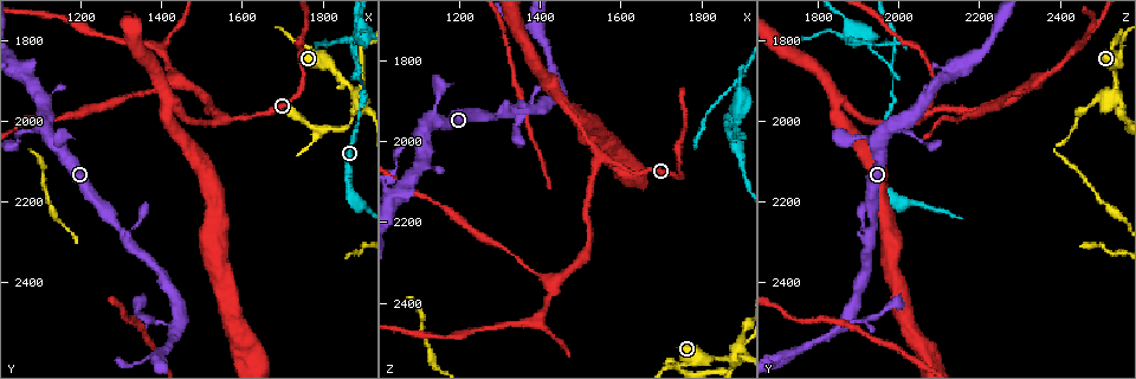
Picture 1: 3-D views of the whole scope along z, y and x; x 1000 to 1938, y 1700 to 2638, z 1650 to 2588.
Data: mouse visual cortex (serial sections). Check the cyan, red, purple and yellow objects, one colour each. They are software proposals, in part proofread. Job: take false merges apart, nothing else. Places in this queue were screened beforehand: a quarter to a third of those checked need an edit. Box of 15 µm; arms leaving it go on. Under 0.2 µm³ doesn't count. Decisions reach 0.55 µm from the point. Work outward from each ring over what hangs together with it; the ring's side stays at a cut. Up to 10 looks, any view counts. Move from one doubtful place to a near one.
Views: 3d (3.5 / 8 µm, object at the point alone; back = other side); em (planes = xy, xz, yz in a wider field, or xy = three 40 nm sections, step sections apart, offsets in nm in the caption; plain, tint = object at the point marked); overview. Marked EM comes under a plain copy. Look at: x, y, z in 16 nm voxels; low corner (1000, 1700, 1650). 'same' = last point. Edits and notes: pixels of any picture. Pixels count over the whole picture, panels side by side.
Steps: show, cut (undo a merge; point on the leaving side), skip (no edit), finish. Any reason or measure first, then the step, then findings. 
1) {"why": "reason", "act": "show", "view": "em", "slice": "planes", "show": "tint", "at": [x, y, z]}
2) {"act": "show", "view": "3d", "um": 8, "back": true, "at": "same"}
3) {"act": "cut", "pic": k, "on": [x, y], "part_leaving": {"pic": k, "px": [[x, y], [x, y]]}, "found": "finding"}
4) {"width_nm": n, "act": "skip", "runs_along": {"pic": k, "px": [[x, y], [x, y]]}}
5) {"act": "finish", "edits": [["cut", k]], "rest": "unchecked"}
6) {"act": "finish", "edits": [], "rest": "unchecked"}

{"why": "three-way junction", "act": "show", "view": "3d", "um": 3.5, "at": [1560, 2000, 2040]}

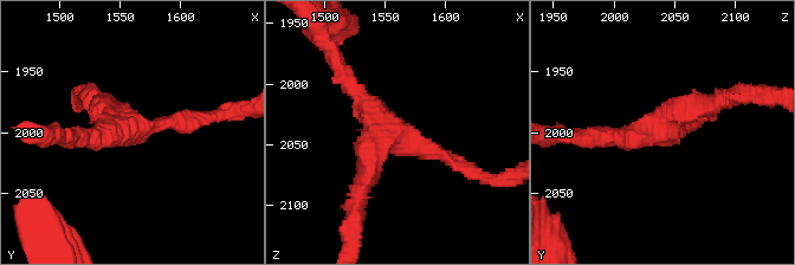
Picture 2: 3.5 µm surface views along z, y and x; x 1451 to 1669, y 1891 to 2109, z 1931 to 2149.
{"arm_widths_nm": [200, 250, 300], "act": "skip", "runs_along": {"pic": 2, "px": [[465, 167], [393, 134], [346, 76]]}, "found": "continuous, no second cell"}

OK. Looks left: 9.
{"why": "three-way junction", "act": "show", "view": "3d", "um": 3.5, "at": [1890, 1870, 1985]}

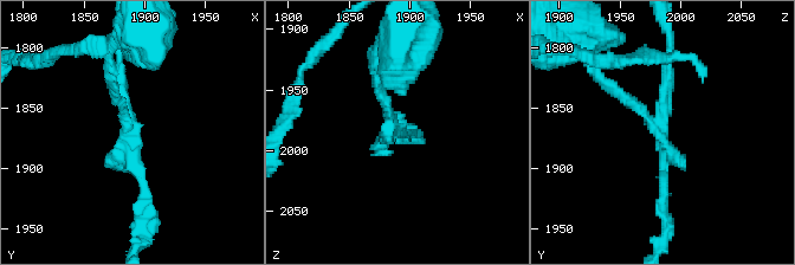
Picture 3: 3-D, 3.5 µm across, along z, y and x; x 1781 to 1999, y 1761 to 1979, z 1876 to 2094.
{"why": "need the tissue", "act": "show", "view": "em", "slice": "xy", "step": 3, "show": "tint", "at": [1886, 1866, 1980]}

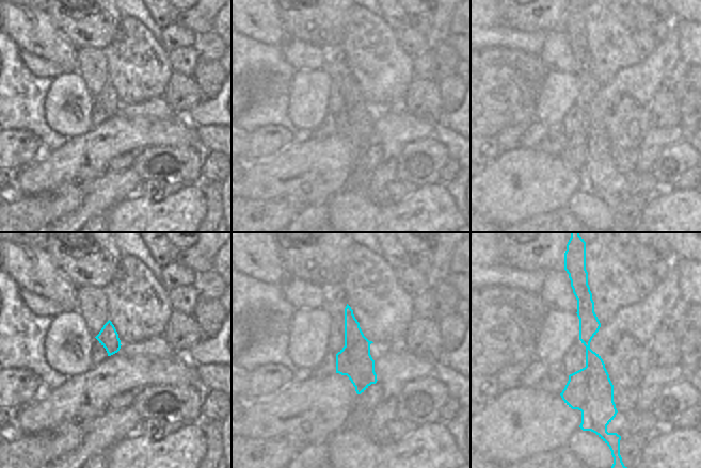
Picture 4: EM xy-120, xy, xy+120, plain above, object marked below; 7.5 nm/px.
{"act": "cut", "pic": 3, "on": [621, 96], "part_leaving": {"pic": 3, "px": [[654, 124], [596, 73], [585, 44]]}, "found": "two cells meet here"}

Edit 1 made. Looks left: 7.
{"why": "sudden change in width", "act": "show", "view": "3d", "um": 3.5, "at": [1440, 1910, 2345]}

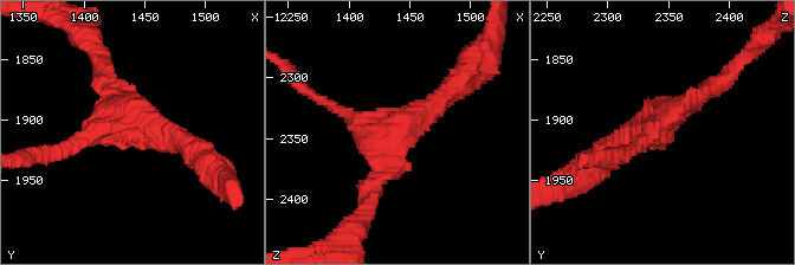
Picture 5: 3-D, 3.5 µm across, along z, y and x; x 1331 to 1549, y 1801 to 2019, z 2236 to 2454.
{"act": "show", "view": "em", "slice": "xy", "step": 5, "show": "tint", "at": [1440, 1902, 2342]}

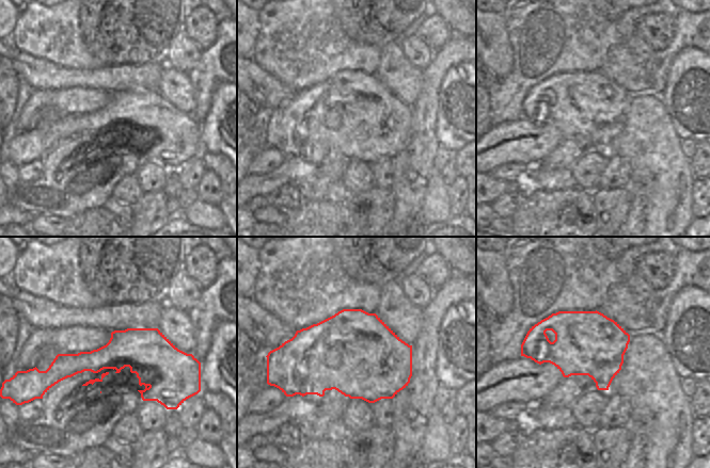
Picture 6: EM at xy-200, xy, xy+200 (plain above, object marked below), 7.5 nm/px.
{"arms": 3, "act": "skip", "runs_along": {"pic": 5, "px": [[458, 85], [396, 128], [370, 188]]}, "found": "continuous, no second cell"}

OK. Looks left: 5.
{"why": "sharp bend", "act": "show", "view": "3d", "um": 3.5, "at": [1885, 1935, 2540]}

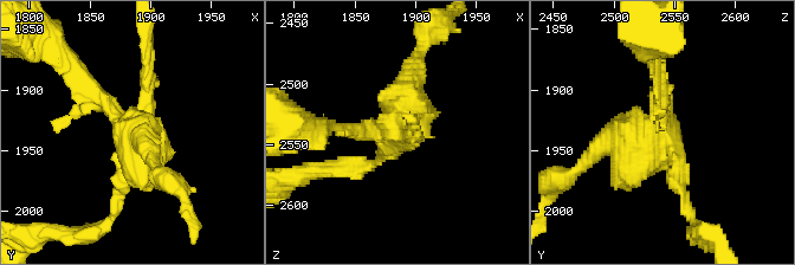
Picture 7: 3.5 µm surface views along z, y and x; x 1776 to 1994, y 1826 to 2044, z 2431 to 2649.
{"act": "show", "view": "em", "slice": "xy", "step": 2, "show": "tint", "at": [1884, 1934, 2534]}

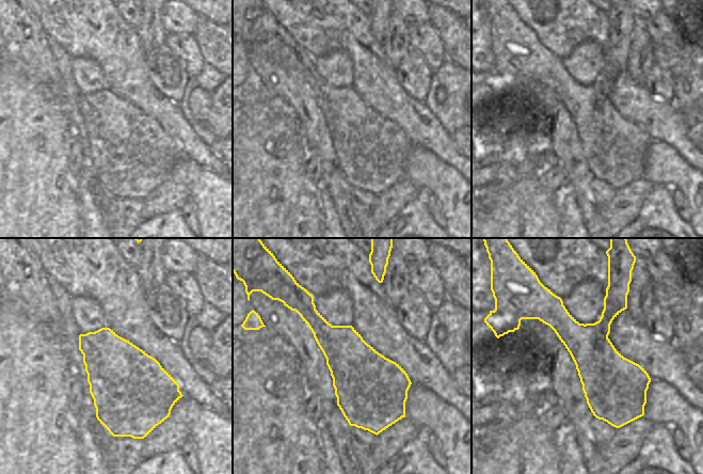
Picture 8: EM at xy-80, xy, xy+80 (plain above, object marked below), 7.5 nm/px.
{"act": "cut", "pic": 7, "on": [152, 76], "part_leaving": {"pic": 7, "px": [[666, 143], [697, 234]]}, "found": "a second cell is stuck on"}

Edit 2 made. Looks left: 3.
{"act": "finish", "edits": [["cut", 3], ["cut", 7]], "rest": "unchecked"}

